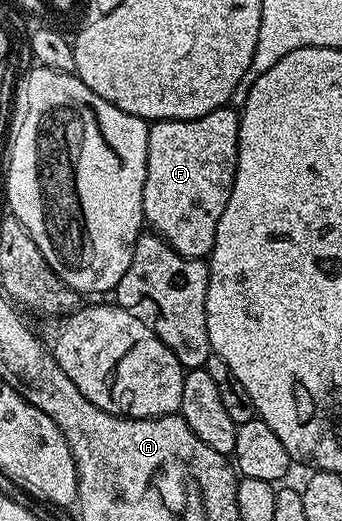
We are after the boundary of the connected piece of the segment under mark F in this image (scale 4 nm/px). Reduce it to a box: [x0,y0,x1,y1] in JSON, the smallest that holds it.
[142,105,240,260]

